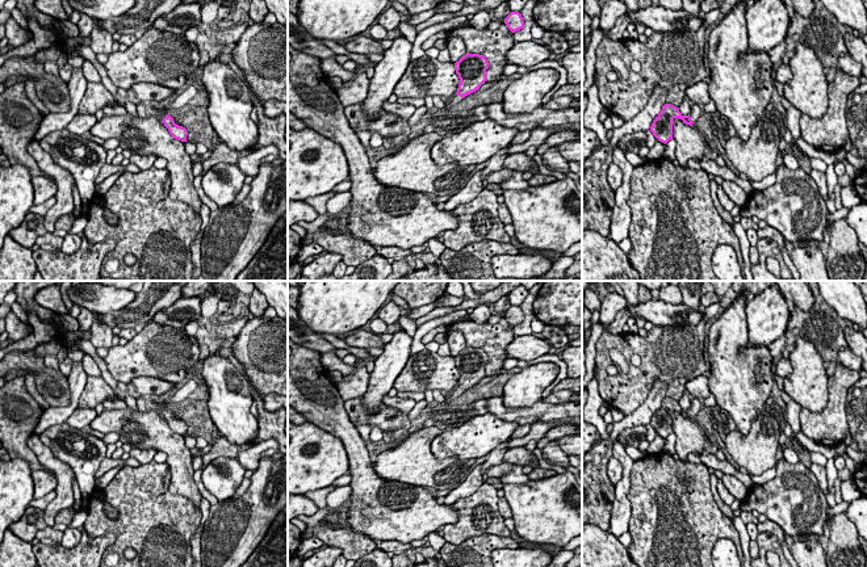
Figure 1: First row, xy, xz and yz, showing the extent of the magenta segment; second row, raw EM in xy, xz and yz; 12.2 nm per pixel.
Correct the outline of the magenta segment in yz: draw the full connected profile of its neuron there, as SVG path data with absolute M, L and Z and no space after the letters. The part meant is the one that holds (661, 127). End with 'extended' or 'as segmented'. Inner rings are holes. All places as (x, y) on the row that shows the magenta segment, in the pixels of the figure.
M665 104L662 106L661 113L653 121L650 126L650 131L659 142L666 144L670 139L673 139L673 119L674 118L679 118L683 121L683 123L692 126L692 123L698 121L700 114L701 114L701 109L696 104L690 106L688 116L683 116L679 112L679 108L671 104Z | extended

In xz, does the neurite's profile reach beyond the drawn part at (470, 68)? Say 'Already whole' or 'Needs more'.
Needs more

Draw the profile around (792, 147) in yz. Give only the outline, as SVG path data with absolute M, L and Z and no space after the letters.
M796 139L787 143L784 151L786 154L793 155L799 161L799 167L803 168L808 175L811 173L812 167L809 156L799 147Z

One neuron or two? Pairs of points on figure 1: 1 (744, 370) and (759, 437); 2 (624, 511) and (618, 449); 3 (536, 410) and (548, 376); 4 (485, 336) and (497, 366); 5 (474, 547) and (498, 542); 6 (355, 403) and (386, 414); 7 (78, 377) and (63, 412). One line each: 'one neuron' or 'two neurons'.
1: two neurons
2: one neuron
3: two neurons
4: one neuron
5: one neuron
6: one neuron
7: one neuron

